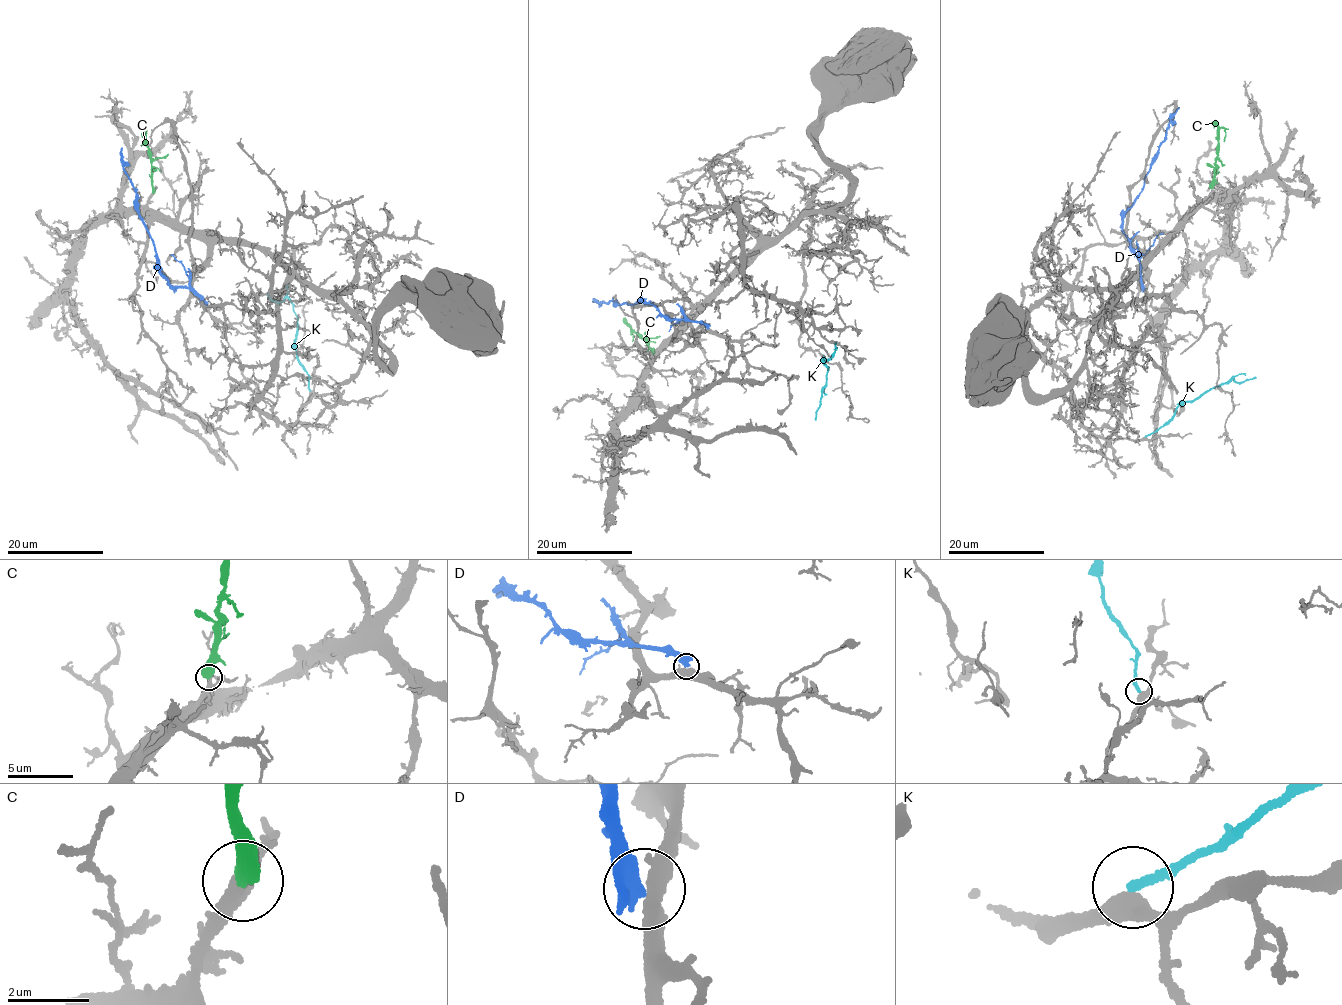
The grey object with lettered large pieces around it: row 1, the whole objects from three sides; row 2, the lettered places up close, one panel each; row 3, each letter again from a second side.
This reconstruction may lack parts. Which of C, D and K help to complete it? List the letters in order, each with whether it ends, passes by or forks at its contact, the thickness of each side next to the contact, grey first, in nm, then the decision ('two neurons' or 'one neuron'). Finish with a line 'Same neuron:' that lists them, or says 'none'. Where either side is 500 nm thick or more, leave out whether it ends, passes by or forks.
C: it ends | 200/480 nm | one neuron
D: it ends | 400/400 nm | two neurons
K: it ends | 440/220 nm | two neurons
Same neuron: C

